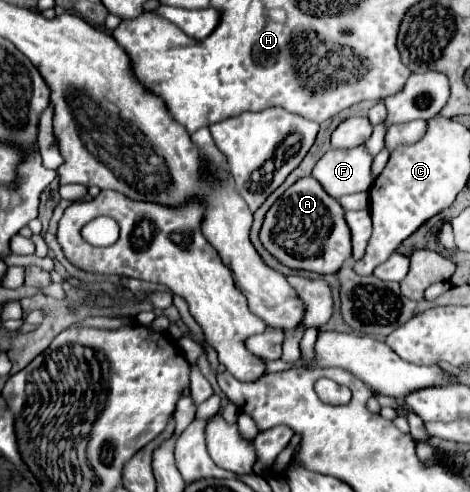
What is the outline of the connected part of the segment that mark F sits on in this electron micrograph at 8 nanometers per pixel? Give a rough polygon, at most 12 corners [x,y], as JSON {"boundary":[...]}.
{"boundary":[[366,145],[332,149],[312,175],[326,193],[368,191],[374,157]]}

